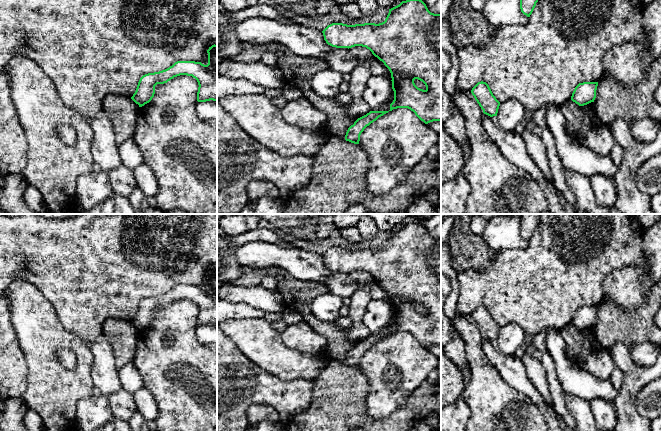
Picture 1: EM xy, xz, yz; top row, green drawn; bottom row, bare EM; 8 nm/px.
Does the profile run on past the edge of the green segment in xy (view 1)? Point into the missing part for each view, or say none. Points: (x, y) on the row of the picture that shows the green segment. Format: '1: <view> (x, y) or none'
1: none

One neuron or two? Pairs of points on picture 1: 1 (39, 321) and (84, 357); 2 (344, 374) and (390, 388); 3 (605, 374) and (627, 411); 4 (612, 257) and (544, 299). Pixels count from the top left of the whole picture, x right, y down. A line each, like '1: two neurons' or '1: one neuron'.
1: one neuron
2: two neurons
3: two neurons
4: one neuron

